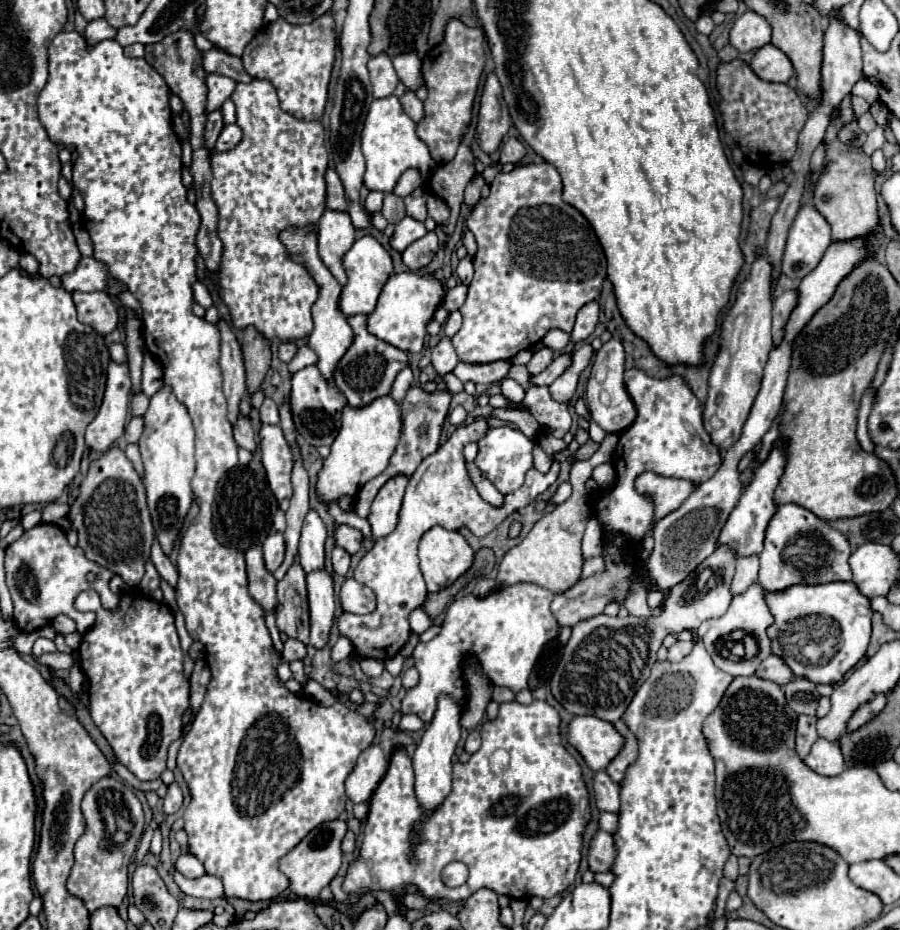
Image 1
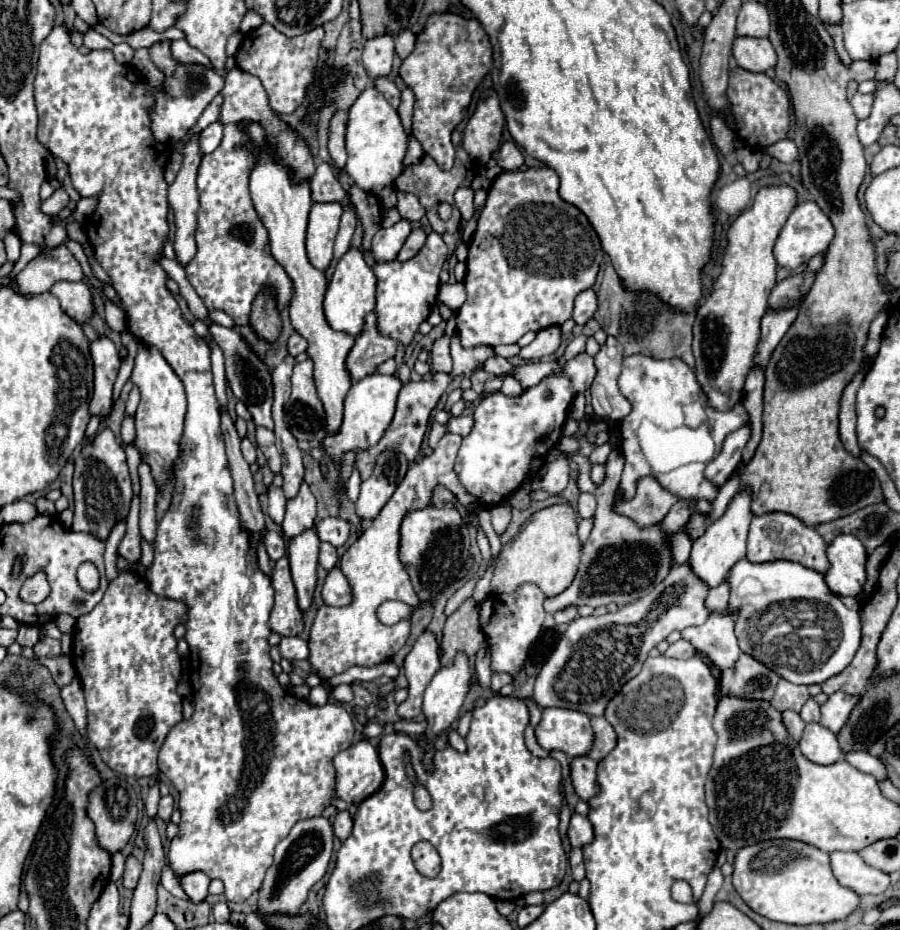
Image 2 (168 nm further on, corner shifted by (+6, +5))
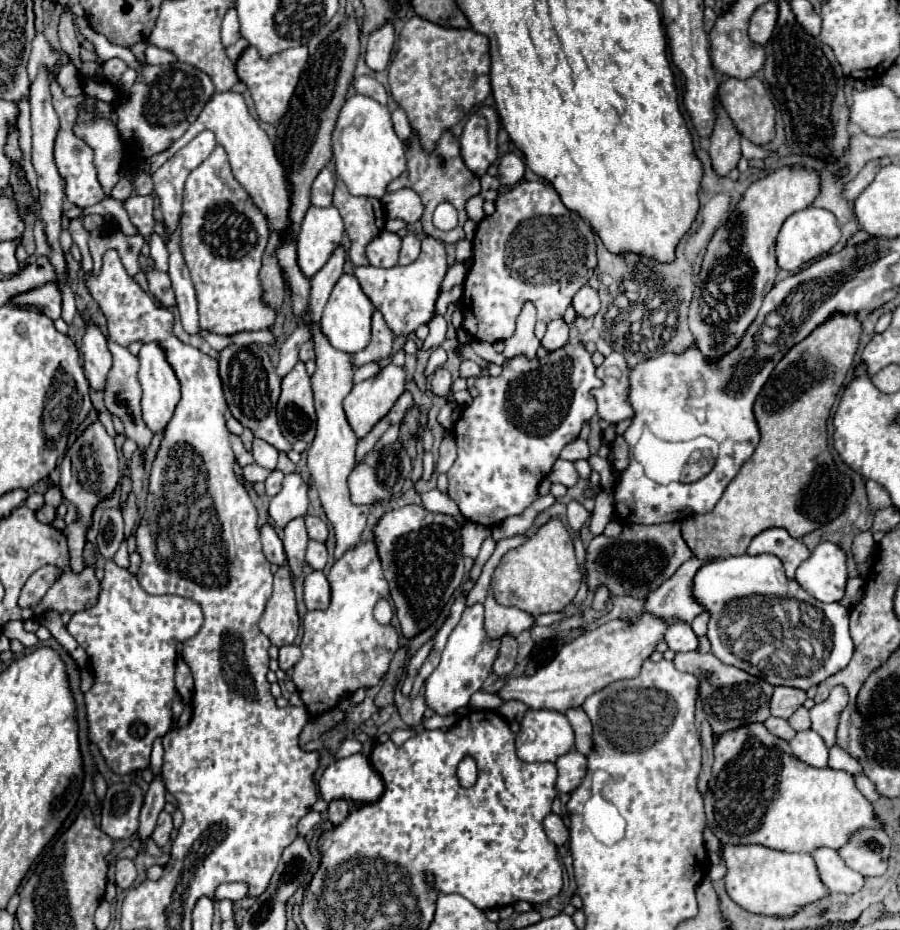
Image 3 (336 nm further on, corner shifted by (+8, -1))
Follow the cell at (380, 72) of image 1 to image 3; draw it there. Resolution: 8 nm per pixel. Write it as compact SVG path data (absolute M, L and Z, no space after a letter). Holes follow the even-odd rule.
M387 21L383 27L379 27L369 35L365 61L373 71L383 71L389 65L393 43L395 43L395 31L391 21Z

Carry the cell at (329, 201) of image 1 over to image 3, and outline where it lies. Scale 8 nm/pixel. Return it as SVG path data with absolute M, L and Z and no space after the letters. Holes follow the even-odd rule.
M323 167L311 185L311 203L317 207L329 207L333 199L333 187L335 187L333 173L329 171L329 167Z

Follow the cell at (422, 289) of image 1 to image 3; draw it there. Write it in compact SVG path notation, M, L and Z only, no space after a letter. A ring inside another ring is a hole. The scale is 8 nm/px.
M435 237L421 239L421 255L407 267L395 265L391 269L379 269L369 265L369 267L355 267L353 271L363 293L371 299L375 309L383 313L389 329L395 335L403 337L413 333L419 325L429 323L429 319L435 315L435 301L439 297L445 273L447 273L445 245Z

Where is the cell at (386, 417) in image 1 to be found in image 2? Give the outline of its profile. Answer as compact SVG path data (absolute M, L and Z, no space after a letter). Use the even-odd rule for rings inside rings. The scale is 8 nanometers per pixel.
M375 373L375 375L365 377L351 385L351 389L345 397L345 411L343 411L341 427L335 433L327 435L323 441L323 449L335 467L341 467L345 453L349 453L349 451L359 453L359 451L371 449L373 445L377 445L381 441L381 437L385 435L387 427L393 421L395 401L397 401L397 393L399 393L401 385L403 383L399 381L399 377L381 375L381 373Z

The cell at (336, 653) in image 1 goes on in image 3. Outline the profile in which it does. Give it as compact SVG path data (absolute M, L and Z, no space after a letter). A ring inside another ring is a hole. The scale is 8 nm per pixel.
M295 645L281 647L279 649L279 669L283 669L283 671L291 669L299 661L299 657L301 657L301 649L299 647L295 647Z

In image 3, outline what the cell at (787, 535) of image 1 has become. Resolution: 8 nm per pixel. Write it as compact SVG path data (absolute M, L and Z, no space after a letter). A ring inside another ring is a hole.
M767 529L767 531L763 531L761 535L757 535L751 541L747 553L749 555L771 553L771 555L779 557L783 567L785 567L785 575L789 579L793 579L795 569L811 555L811 551L803 545L803 541L789 537L789 533L785 529Z

